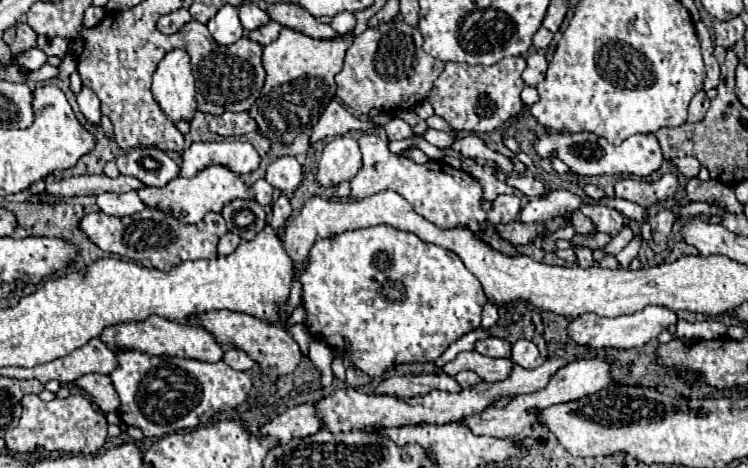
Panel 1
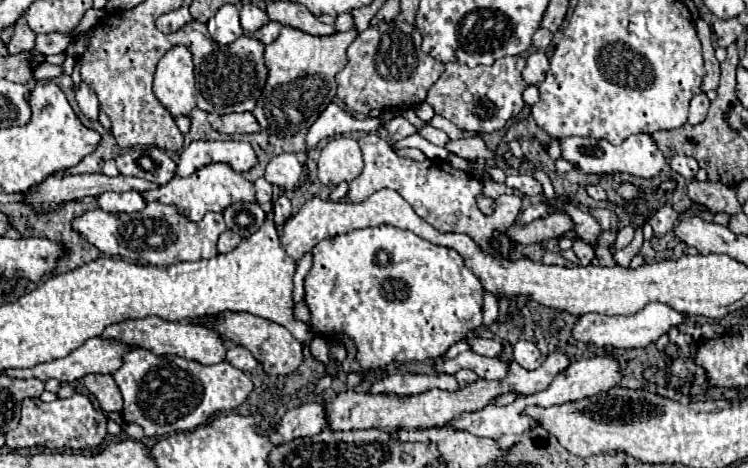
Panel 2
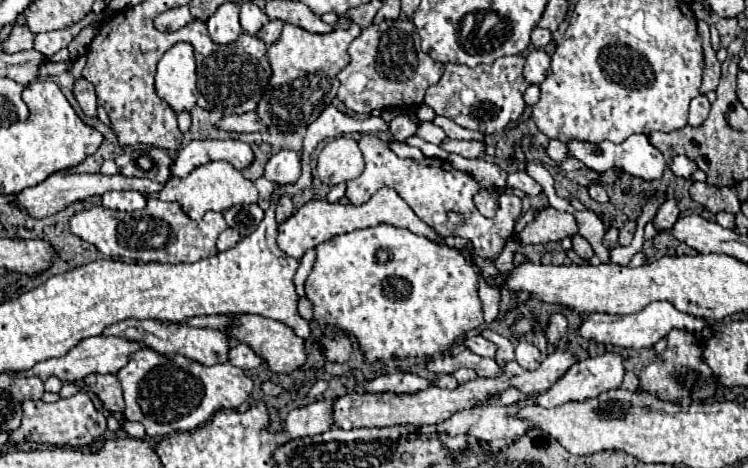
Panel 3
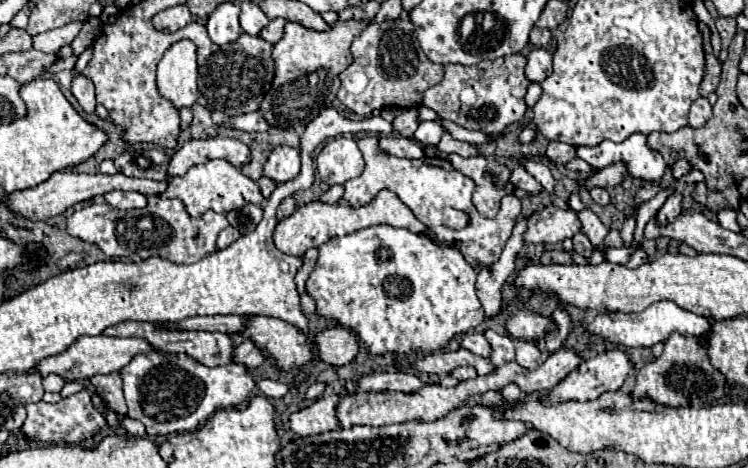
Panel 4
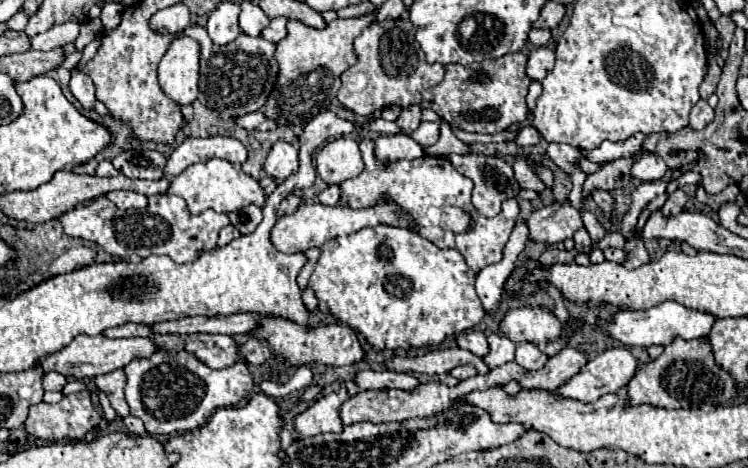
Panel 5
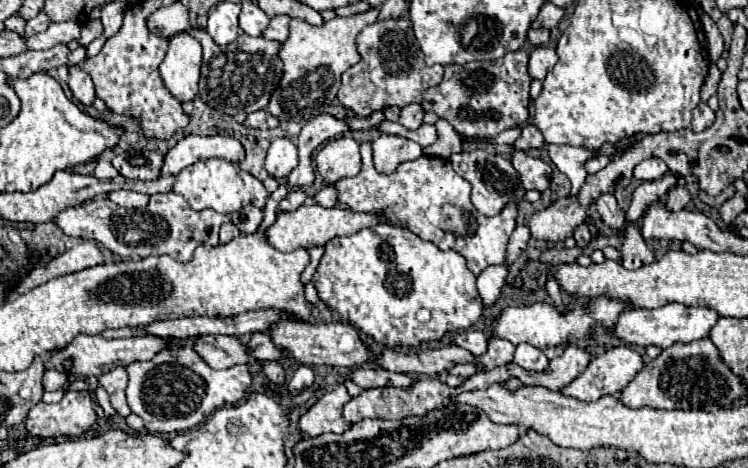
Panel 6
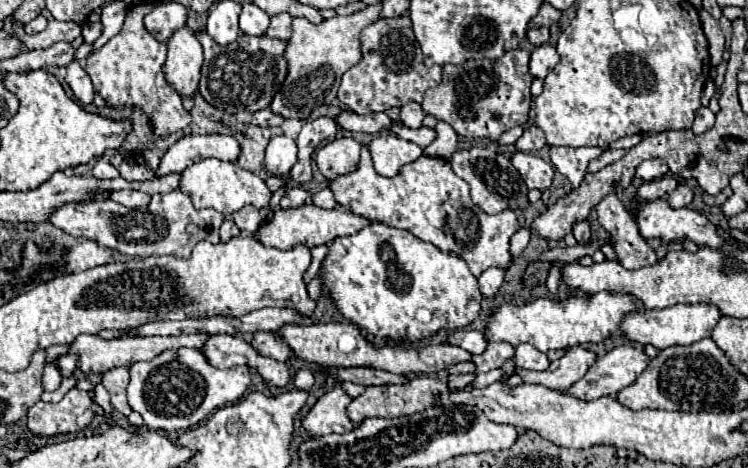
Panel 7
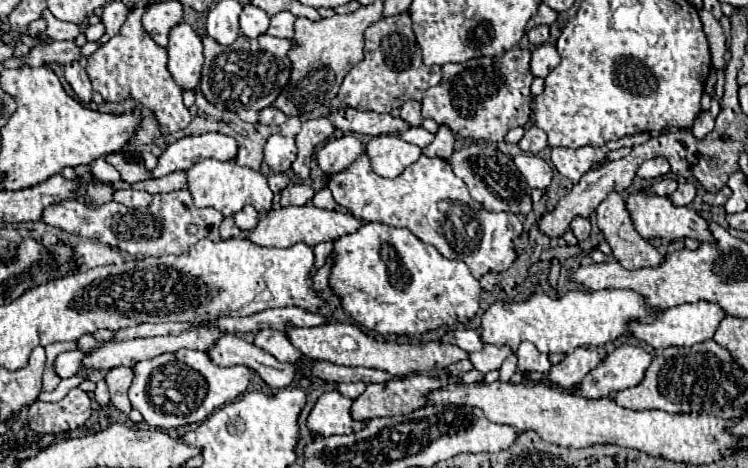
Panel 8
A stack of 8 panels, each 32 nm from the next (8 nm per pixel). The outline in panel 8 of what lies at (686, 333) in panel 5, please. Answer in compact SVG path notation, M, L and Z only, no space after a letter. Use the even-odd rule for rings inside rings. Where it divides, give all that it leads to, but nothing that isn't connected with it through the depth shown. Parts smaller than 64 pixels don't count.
M696 302L696 304L682 304L668 308L658 314L656 322L652 324L640 324L640 322L630 322L630 334L636 336L638 340L644 340L646 344L654 346L656 350L664 350L670 346L694 346L704 340L712 340L716 334L716 328L720 326L720 320L724 320L726 312L718 304L708 304L708 302Z

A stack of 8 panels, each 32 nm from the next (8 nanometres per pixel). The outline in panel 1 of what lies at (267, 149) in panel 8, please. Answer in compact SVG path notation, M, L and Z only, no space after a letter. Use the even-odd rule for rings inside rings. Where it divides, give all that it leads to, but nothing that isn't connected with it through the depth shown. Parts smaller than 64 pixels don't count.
M280 156L266 170L266 182L278 188L282 194L292 194L302 182L302 166L296 156Z

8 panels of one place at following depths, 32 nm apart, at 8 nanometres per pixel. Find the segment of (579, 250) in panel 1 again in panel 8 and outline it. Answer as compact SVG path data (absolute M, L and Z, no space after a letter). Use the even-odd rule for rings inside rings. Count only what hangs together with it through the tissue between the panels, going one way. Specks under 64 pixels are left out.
M576 216L576 220L572 220L570 224L572 232L576 234L576 238L582 242L590 236L590 218L582 218L582 216Z

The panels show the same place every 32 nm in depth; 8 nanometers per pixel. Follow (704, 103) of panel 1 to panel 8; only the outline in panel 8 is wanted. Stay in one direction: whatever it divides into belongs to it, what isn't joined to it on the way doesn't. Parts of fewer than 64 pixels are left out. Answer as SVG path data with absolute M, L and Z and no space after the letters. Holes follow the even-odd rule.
M704 112L700 118L694 120L694 126L692 126L692 134L698 138L698 140L704 140L714 128L714 118L710 116L710 112Z

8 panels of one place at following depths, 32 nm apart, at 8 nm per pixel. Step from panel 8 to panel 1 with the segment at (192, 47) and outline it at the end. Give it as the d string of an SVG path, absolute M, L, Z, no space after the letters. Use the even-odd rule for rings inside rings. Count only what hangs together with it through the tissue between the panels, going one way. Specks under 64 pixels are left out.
M176 48L160 60L154 72L152 94L170 120L192 120L196 110L196 86L188 52Z

